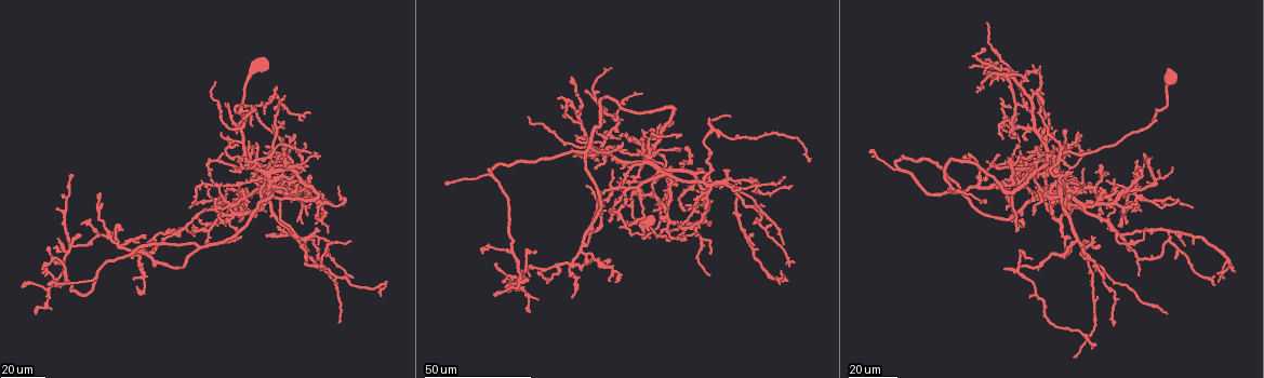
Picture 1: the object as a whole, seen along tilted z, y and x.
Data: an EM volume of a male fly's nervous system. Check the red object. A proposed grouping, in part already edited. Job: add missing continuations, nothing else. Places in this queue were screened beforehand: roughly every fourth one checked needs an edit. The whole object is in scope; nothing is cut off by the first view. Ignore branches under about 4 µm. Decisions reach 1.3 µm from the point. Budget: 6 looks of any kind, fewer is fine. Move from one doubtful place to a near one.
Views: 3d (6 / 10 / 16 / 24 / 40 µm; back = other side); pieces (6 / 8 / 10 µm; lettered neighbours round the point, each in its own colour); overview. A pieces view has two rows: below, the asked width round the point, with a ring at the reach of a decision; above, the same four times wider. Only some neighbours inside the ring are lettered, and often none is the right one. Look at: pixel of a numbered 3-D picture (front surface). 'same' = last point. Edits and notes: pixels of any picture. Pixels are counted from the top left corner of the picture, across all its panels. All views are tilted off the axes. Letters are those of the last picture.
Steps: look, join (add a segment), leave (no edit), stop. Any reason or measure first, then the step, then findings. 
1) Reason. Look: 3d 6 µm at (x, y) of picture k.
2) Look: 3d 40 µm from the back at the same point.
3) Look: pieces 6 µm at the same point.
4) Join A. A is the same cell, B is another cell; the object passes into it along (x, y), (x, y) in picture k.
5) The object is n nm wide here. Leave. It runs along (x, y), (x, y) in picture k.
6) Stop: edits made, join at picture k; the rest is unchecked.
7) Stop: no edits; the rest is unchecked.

Free end. Look: 3d 40 µm at (258, 144) of picture 1.

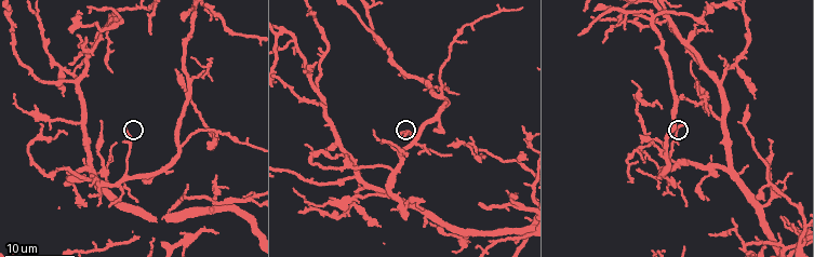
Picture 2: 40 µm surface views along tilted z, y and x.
Look: pieces 6 µm at (680, 125) of picture 2.

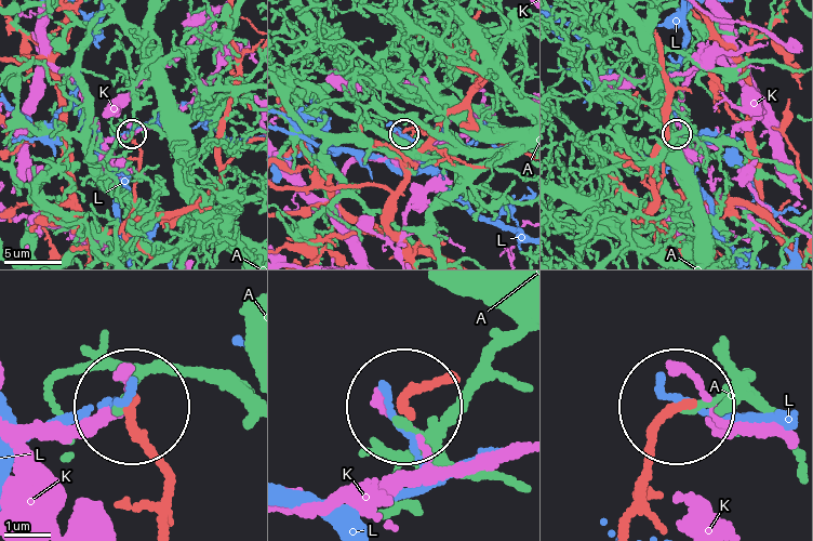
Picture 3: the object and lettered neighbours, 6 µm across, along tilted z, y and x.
Leave. A, K and L are other cells; it runs along (157, 516), (158, 457), (129, 407) in picture 3; no lettered segment goes on from it.

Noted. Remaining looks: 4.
Free end. Look: 3d 16 µm at (590, 15) of picture 2.

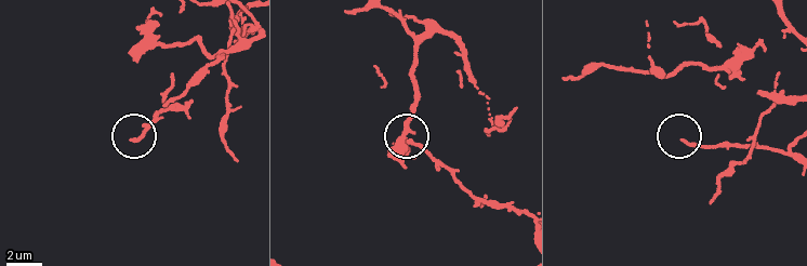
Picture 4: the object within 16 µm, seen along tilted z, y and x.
See the neighbours. Look: pieces 6 µm at (129, 138) of picture 4.

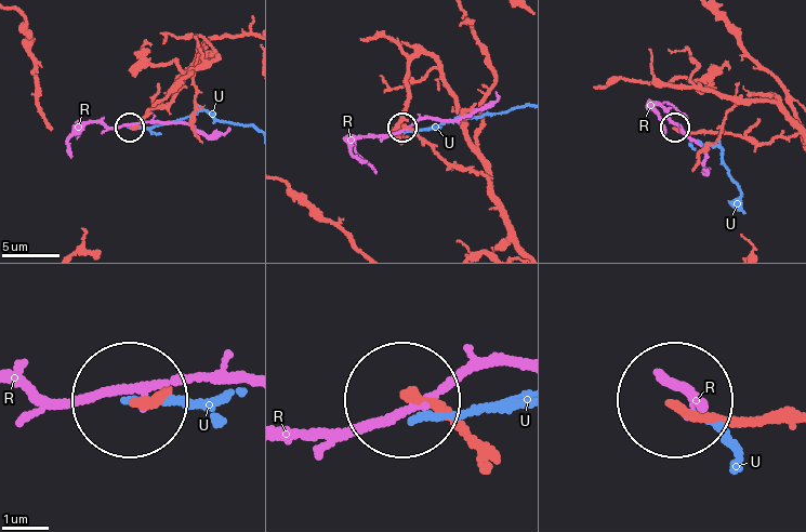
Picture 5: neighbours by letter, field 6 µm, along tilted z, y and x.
The object is 180 nm wide here. Leave. R and U are other cells; it runs along (518, 244), (486, 176), (468, 168), (453, 168), (404, 128) in picture 5; none of them fits.

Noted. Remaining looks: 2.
Thin end. Look: 3d 24 µm at (1035, 166) of picture 1.

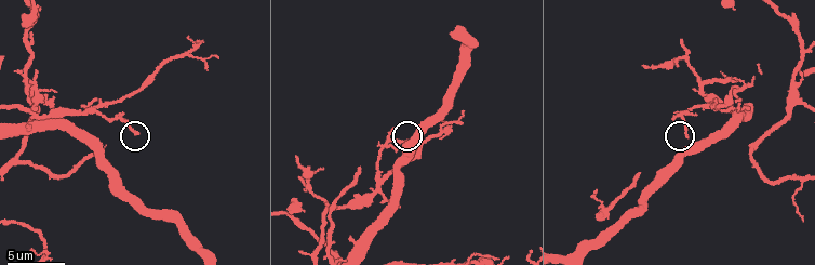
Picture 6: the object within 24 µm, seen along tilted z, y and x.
Look: pieces 10 µm at (687, 137) of picture 6.

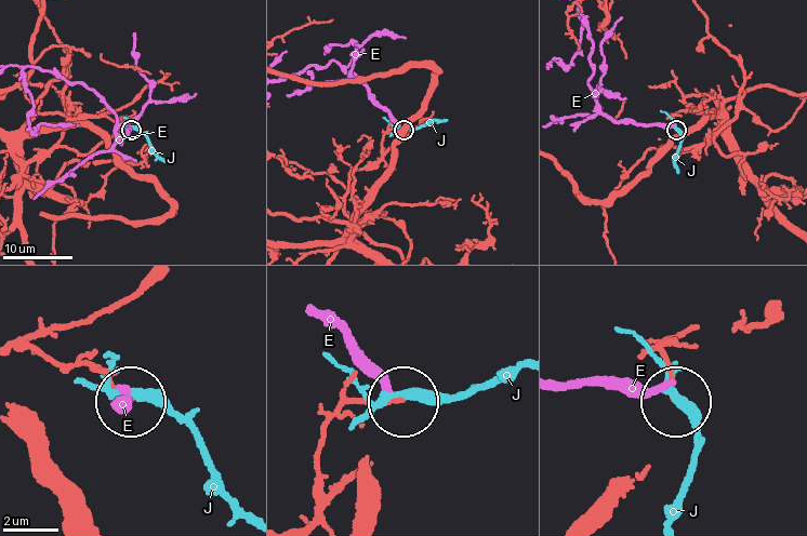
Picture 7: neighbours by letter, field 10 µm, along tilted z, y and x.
Leave. E and J are other cells; it runs along (683, 334), (666, 344), (673, 397) in picture 7; none of them fits.

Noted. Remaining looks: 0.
Stop: no edits; the rest is unchecked.

